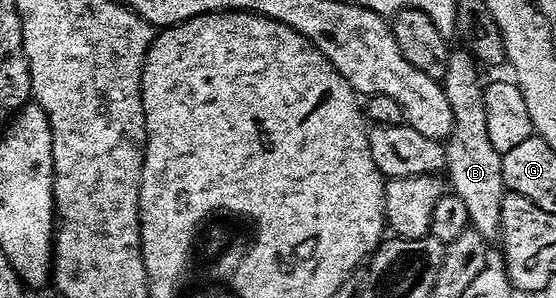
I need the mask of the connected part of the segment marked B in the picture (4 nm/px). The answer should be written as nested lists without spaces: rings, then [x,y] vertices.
[[[452,51],[451,57],[447,59],[447,69],[441,83],[445,98],[449,98],[449,106],[453,110],[453,130],[445,144],[445,176],[449,181],[450,191],[454,192],[457,198],[461,198],[461,202],[465,202],[469,209],[470,227],[478,230],[484,239],[491,242],[499,235],[501,202],[505,195],[501,174],[503,158],[493,146],[493,142],[489,142],[489,126],[485,126],[484,85],[479,84],[478,70],[480,71],[477,61],[470,51]]]

